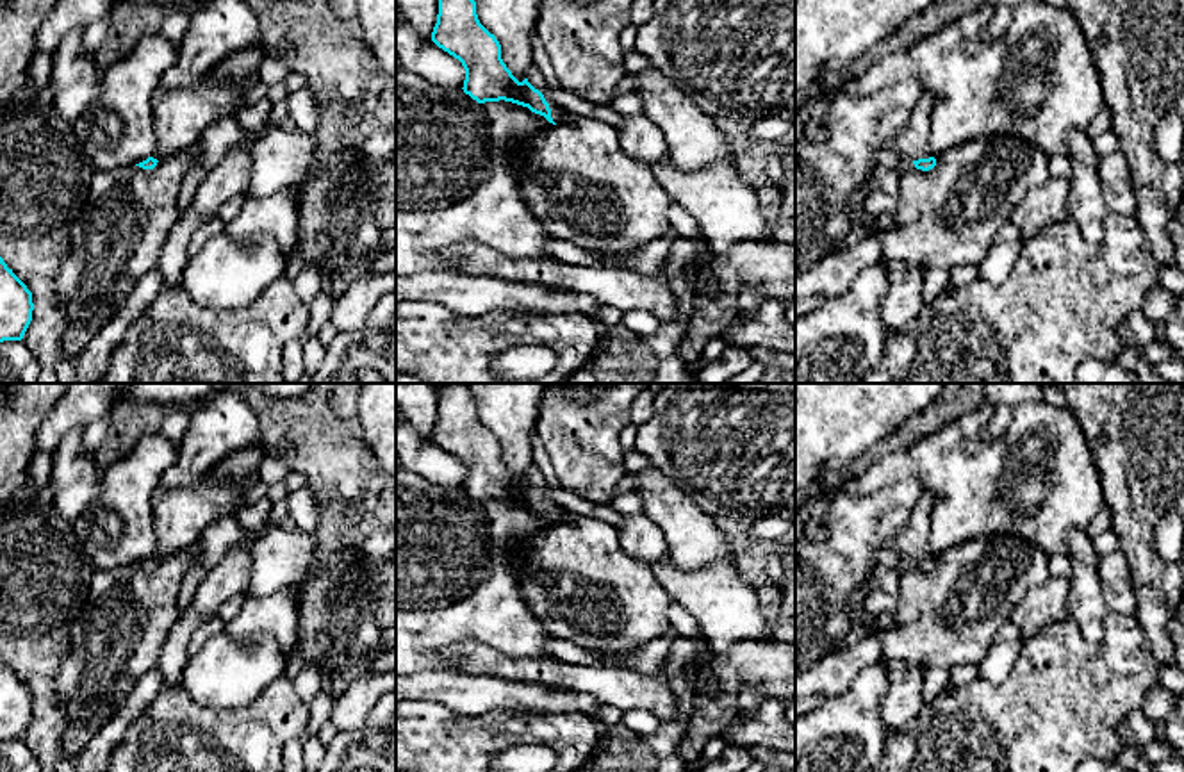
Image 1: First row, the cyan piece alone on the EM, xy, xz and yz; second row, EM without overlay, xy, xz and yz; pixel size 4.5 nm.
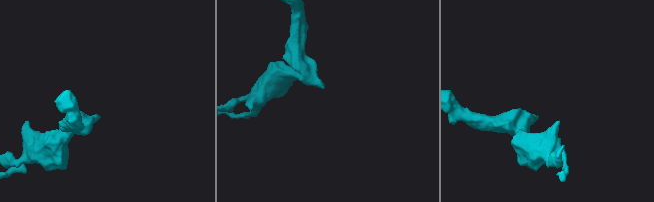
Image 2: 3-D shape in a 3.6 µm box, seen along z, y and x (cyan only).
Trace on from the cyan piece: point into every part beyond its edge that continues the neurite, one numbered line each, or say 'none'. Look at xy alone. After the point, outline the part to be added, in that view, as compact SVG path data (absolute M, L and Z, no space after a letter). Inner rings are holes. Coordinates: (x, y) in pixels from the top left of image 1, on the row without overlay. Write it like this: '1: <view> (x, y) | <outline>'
1: xy (180, 516) | M259 442L214 465L191 487L153 492L155 549L159 562L196 544L207 526L246 506L246 489L259 480L260 458L269 455Z

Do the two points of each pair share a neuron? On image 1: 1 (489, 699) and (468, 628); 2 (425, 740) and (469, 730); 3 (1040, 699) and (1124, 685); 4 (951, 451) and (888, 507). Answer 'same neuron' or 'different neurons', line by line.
1: different neurons
2: same neuron
3: same neuron
4: different neurons

